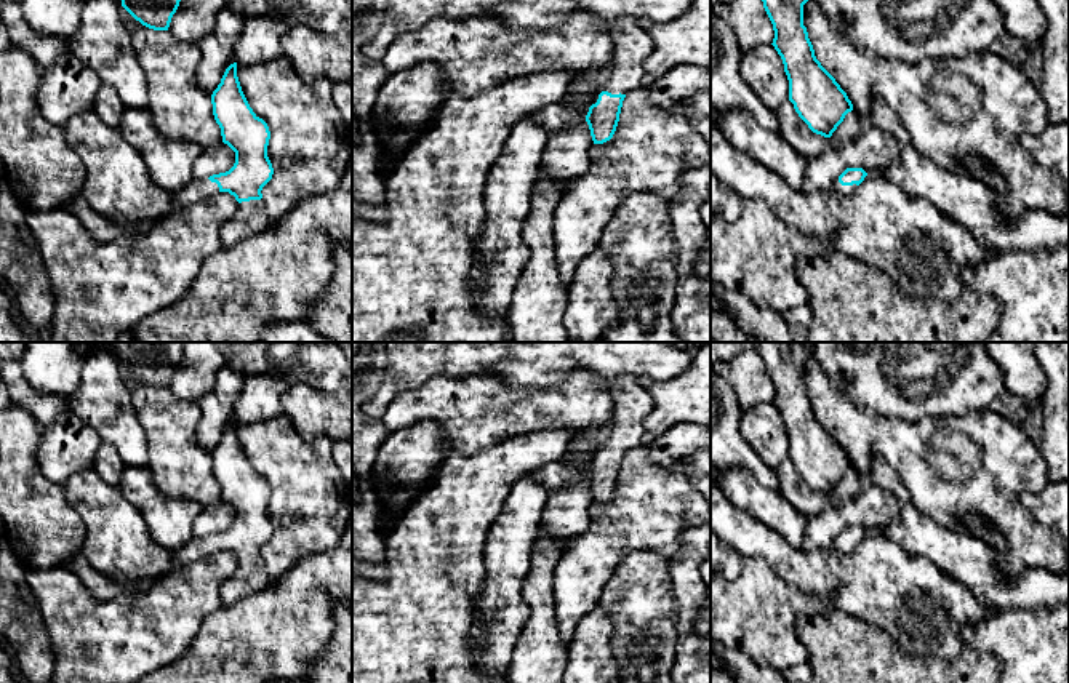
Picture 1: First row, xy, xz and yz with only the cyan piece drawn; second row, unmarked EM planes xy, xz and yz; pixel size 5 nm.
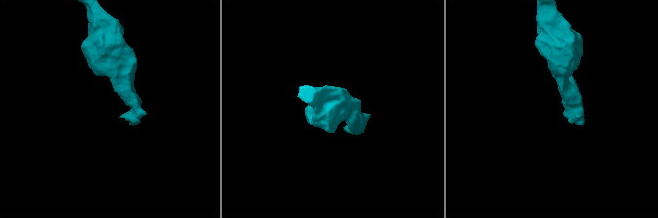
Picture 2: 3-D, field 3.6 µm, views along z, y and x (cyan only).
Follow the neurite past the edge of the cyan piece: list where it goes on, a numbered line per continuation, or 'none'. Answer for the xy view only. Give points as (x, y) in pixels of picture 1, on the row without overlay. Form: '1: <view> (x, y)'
1: xy (199, 546)
2: xy (250, 576)

